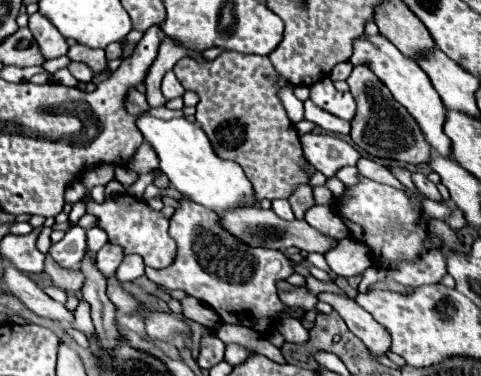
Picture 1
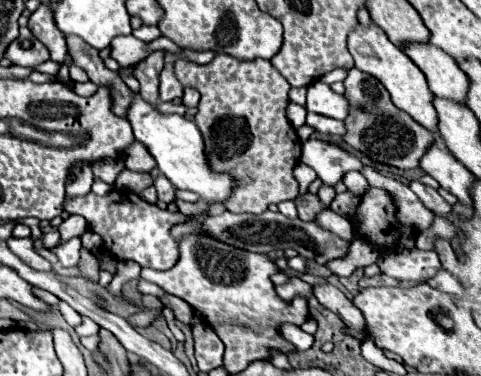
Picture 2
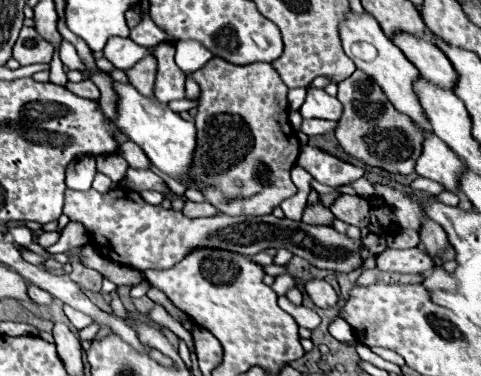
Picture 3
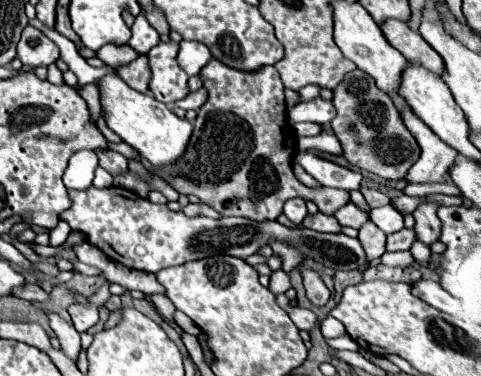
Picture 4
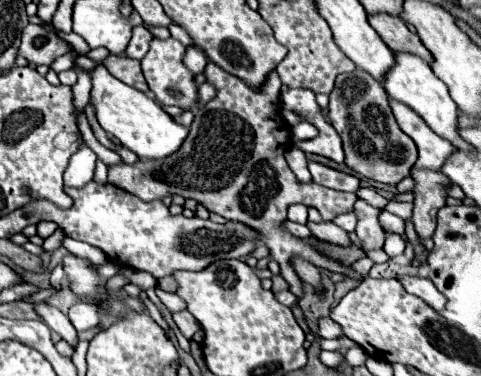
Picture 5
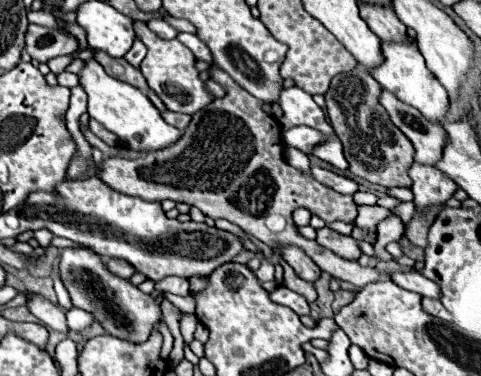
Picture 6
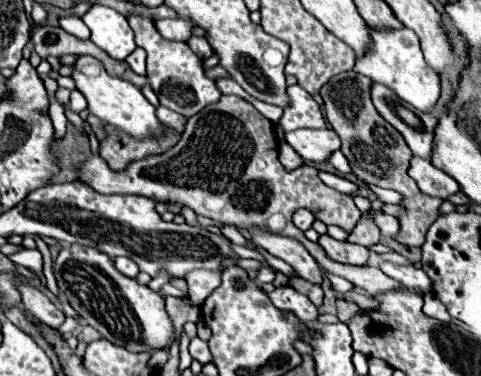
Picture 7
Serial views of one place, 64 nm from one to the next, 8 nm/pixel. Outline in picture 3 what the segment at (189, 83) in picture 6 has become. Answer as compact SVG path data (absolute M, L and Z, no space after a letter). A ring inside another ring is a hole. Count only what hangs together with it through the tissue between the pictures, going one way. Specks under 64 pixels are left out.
M168 42L156 46L152 52L152 56L158 62L156 82L154 82L154 98L164 104L186 96L186 92L184 92L186 74L176 66L174 52L176 52L174 44L168 44Z

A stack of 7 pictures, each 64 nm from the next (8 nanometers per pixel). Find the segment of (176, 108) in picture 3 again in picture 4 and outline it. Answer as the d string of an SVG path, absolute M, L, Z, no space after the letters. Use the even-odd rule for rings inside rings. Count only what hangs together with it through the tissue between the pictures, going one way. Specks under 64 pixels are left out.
M200 88L200 90L196 90L196 92L190 92L184 100L176 101L174 106L184 109L185 111L198 110L206 100L208 100L206 88Z

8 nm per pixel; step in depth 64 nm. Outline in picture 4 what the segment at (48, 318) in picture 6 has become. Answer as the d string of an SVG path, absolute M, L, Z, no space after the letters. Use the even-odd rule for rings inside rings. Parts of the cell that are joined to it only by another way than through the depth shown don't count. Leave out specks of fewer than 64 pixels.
M46 312L46 314L50 318L50 328L56 332L58 340L62 344L62 352L68 354L72 360L76 360L76 356L80 352L80 334L76 332L76 328L70 322L62 320L58 314L54 314L54 312Z

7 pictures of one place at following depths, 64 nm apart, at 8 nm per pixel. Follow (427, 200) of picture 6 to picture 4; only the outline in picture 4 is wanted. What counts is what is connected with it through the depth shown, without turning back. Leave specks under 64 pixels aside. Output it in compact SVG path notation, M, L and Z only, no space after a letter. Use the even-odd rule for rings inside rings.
M420 202L420 206L414 210L414 232L424 244L432 244L440 236L440 220L436 216L438 204L436 202Z

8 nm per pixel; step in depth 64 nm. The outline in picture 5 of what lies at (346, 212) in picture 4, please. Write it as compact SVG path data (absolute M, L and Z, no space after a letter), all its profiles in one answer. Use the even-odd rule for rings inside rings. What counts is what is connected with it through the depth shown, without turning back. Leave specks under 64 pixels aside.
M350 212L350 214L340 214L336 220L334 220L334 224L338 224L342 230L346 230L346 232L354 232L354 228L356 228L356 214L354 212Z

